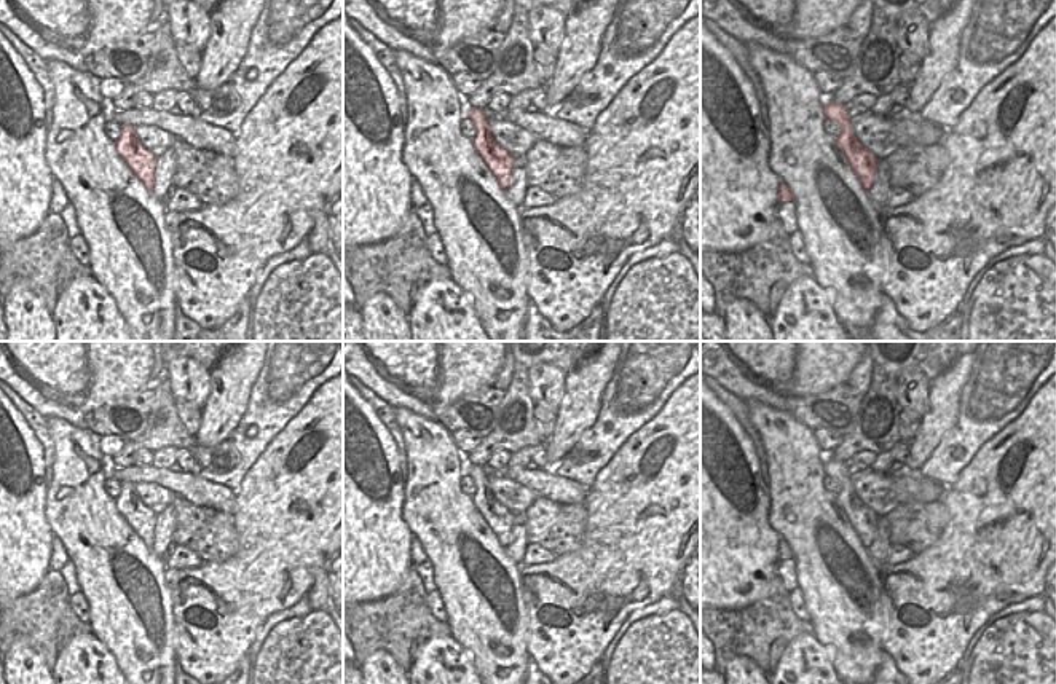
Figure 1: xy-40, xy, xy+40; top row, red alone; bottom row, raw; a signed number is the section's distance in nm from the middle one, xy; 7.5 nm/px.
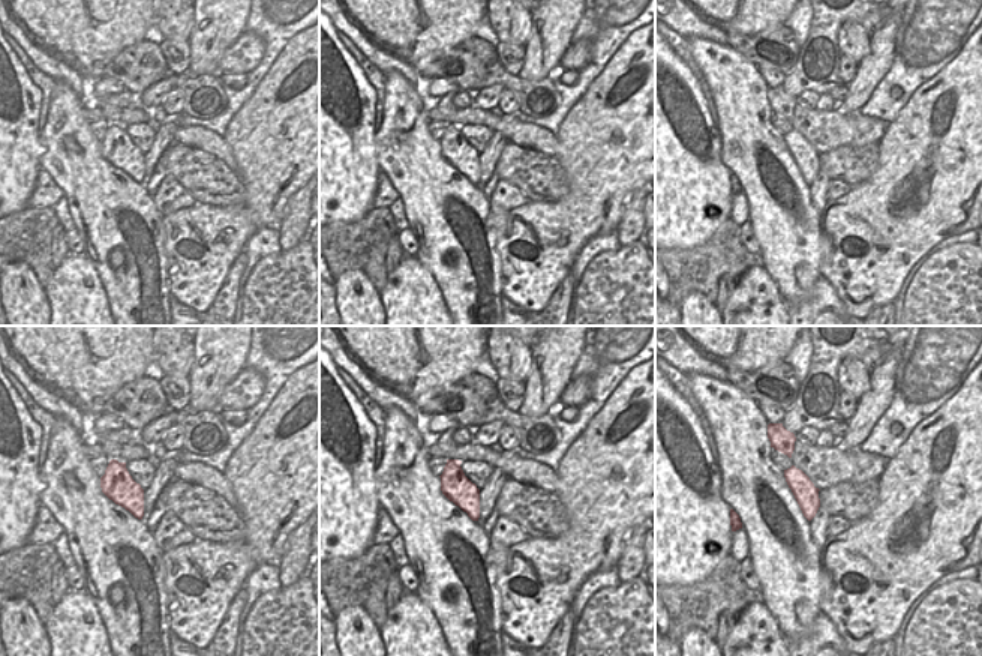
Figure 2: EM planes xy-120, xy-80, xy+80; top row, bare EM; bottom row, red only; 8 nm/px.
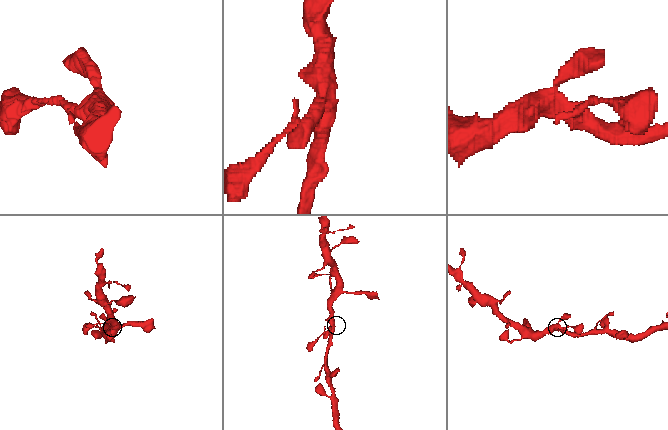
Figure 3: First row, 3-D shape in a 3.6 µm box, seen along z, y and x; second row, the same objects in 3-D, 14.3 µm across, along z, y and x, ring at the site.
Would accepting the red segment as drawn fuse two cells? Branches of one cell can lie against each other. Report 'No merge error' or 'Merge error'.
No merge error

